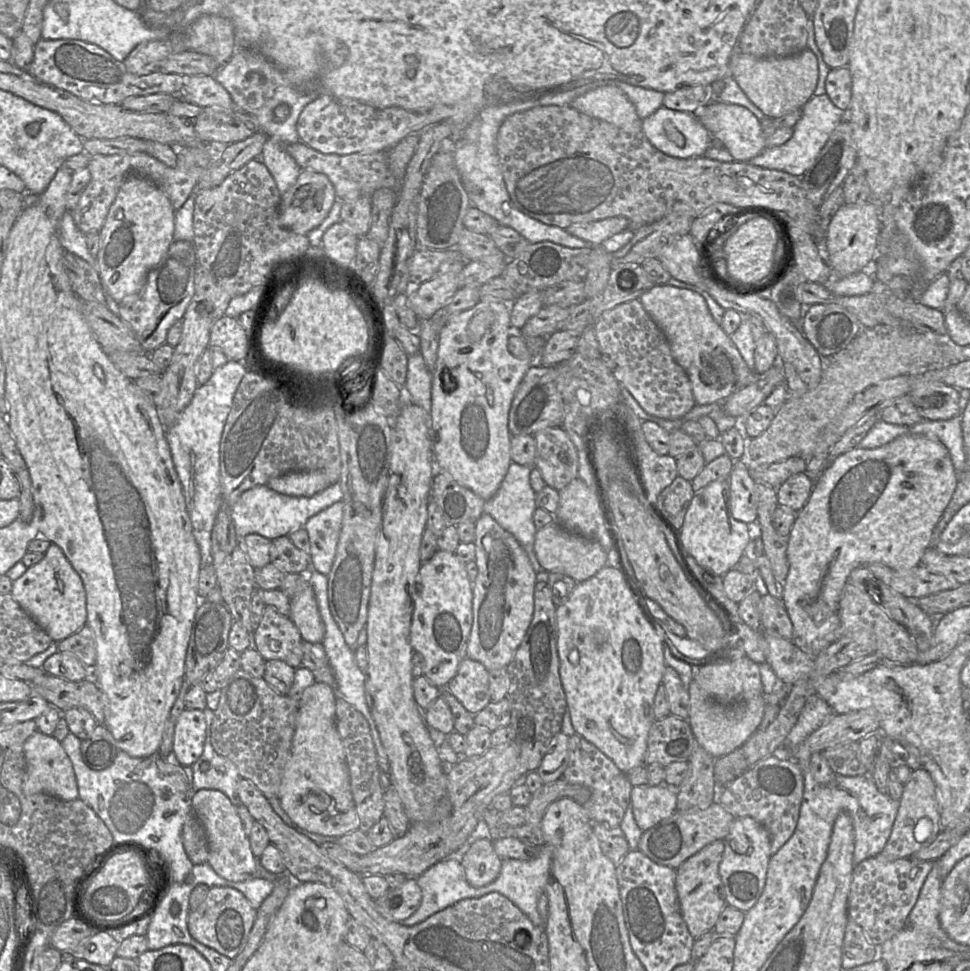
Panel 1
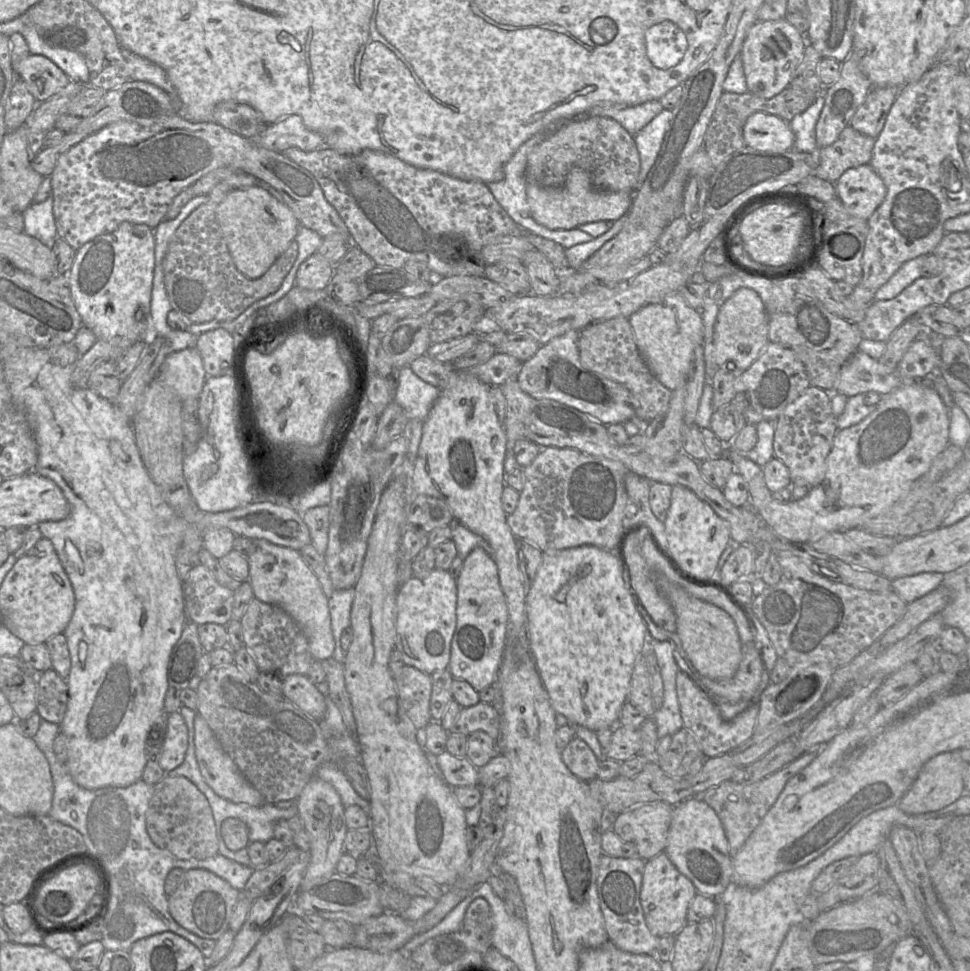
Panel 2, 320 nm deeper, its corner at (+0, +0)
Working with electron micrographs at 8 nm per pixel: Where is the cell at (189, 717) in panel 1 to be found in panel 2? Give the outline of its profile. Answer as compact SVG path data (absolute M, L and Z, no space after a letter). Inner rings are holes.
M178 711L168 715L163 745L162 740L160 740L160 736L161 735L159 734L158 741L161 741L161 755L159 758L159 764L167 773L183 763L186 751L188 749L188 728L182 715Z

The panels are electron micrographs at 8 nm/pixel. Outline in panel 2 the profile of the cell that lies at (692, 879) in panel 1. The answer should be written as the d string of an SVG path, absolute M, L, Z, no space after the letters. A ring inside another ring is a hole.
M665 852L645 861L640 902L646 925L653 935L676 935L688 923L687 911L696 894L691 880L676 868Z

